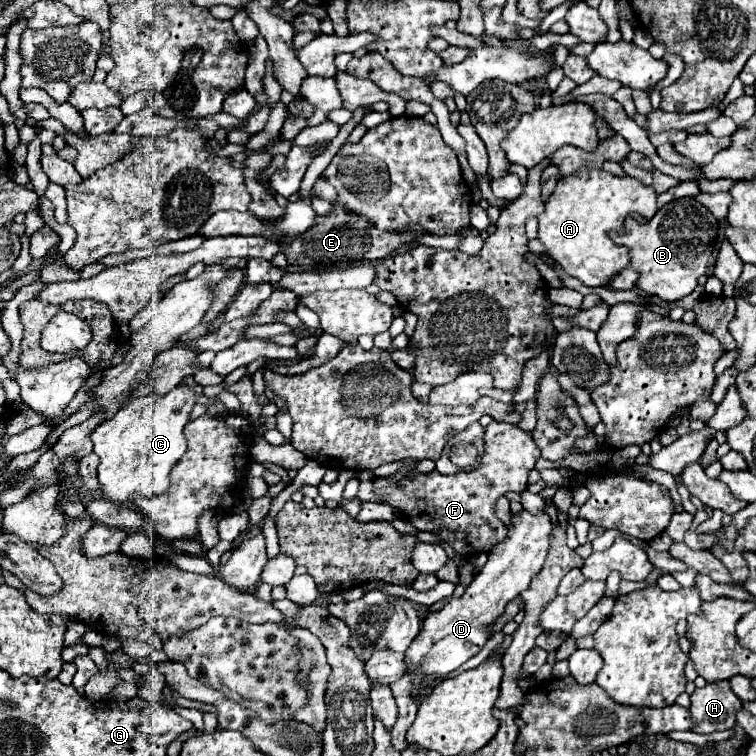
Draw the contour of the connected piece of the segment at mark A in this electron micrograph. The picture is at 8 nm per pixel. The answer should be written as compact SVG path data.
M580 170L576 176L558 180L556 190L538 218L538 240L544 244L546 254L582 284L608 286L612 278L630 264L626 246L614 244L608 232L620 234L624 218L632 212L646 218L656 214L656 192L650 186L630 176L618 178L604 170Z

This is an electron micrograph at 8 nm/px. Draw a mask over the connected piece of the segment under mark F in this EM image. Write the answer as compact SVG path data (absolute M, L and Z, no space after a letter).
M490 422L486 428L486 450L480 458L480 466L472 472L456 472L444 476L440 472L418 474L412 480L402 480L396 486L386 484L384 478L376 478L376 494L382 502L388 502L400 510L400 516L412 522L418 530L438 534L460 554L466 552L490 552L508 534L502 520L498 520L494 506L498 498L508 492L522 492L528 488L528 472L536 466L540 454L532 436L514 424Z

